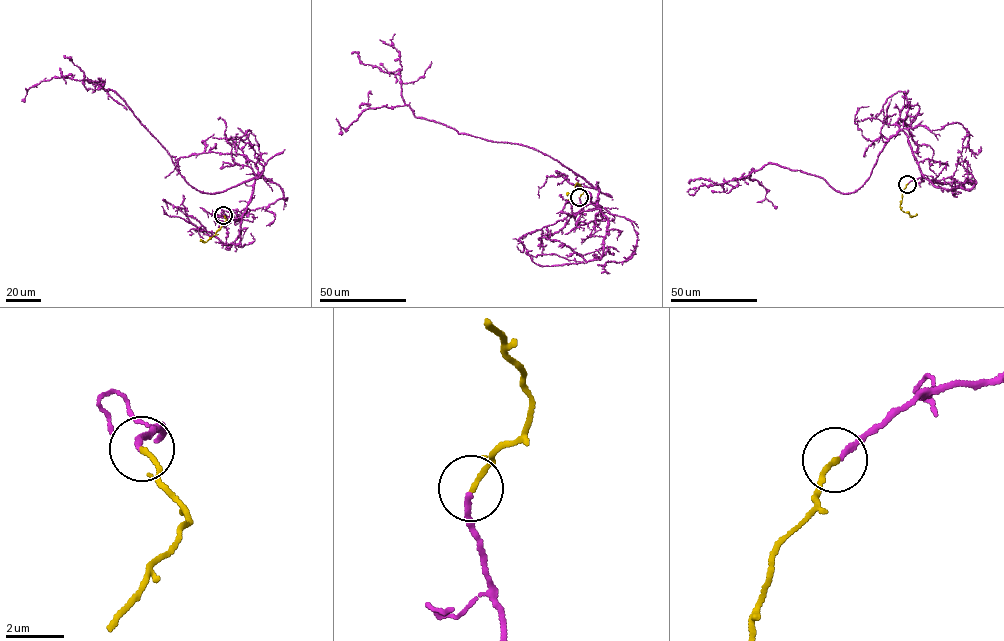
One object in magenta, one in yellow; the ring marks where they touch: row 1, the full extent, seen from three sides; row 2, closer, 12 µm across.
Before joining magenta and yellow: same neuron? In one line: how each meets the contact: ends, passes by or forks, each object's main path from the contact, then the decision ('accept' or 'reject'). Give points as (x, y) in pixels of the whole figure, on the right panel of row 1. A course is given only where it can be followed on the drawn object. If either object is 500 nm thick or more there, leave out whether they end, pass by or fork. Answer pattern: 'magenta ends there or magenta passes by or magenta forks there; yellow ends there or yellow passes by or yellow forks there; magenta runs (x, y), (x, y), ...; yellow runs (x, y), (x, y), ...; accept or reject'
magenta ends there; yellow ends there; magenta runs (907, 184), (923, 176), (900, 130), (851, 193), (800, 170), (753, 169), (749, 179), (776, 208); yellow runs (907, 184), (901, 209), (912, 216), (917, 215); accept

